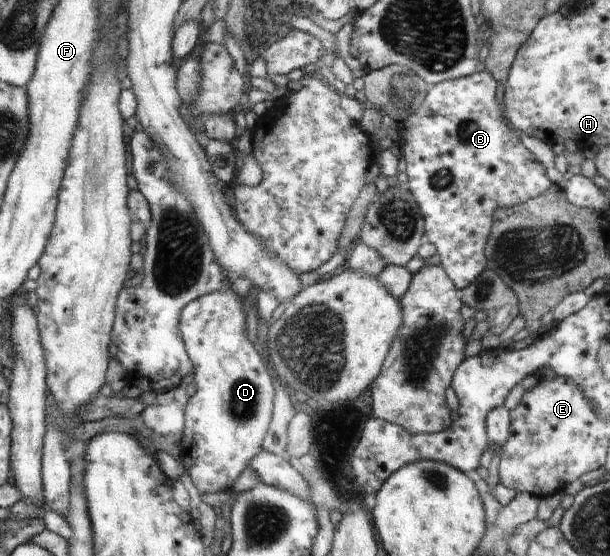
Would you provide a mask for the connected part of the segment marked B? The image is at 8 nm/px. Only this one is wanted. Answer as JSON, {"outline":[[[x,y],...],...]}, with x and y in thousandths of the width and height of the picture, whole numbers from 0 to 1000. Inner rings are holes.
{"outline":[[[798,126],[762,140],[711,153],[690,192],[656,221],[656,282],[664,286],[669,340],[689,369],[695,388],[697,433],[707,437],[723,462],[721,478],[741,496],[749,516],[772,513],[798,484],[795,442],[805,419],[808,381],[815,372],[852,371],[907,336],[893,300],[857,261],[854,236],[834,221],[828,185],[820,185],[820,156]]]}

